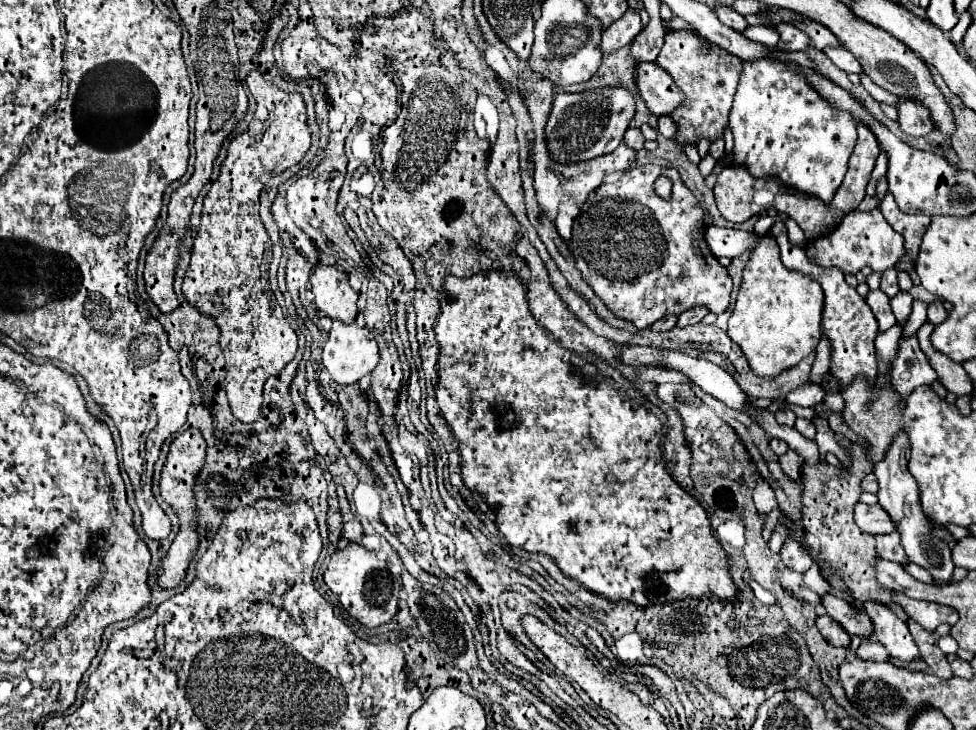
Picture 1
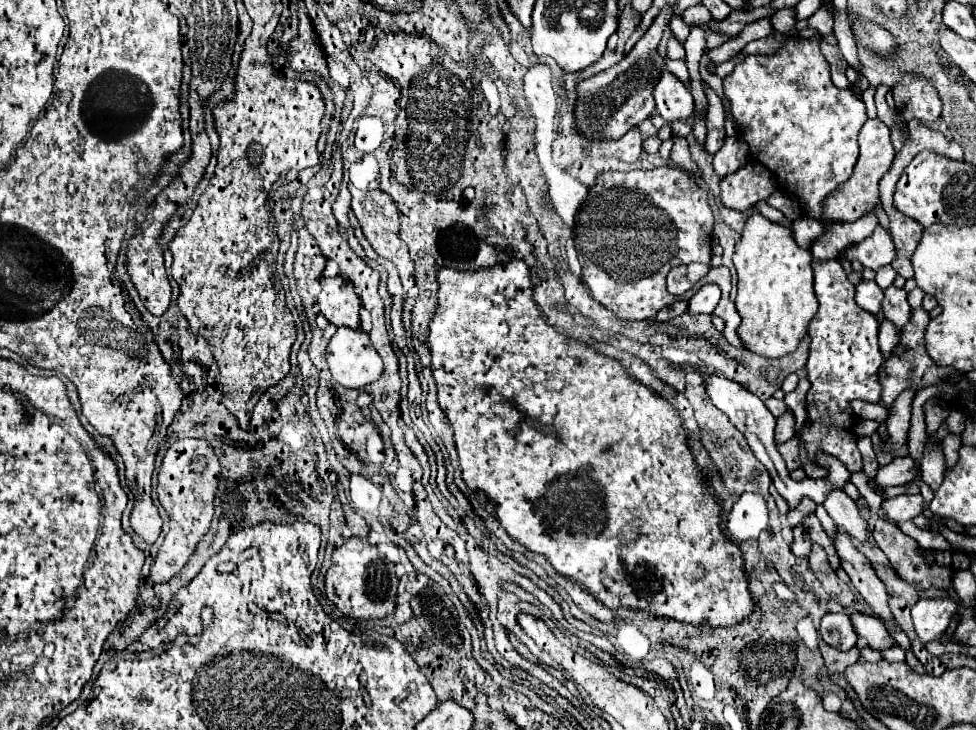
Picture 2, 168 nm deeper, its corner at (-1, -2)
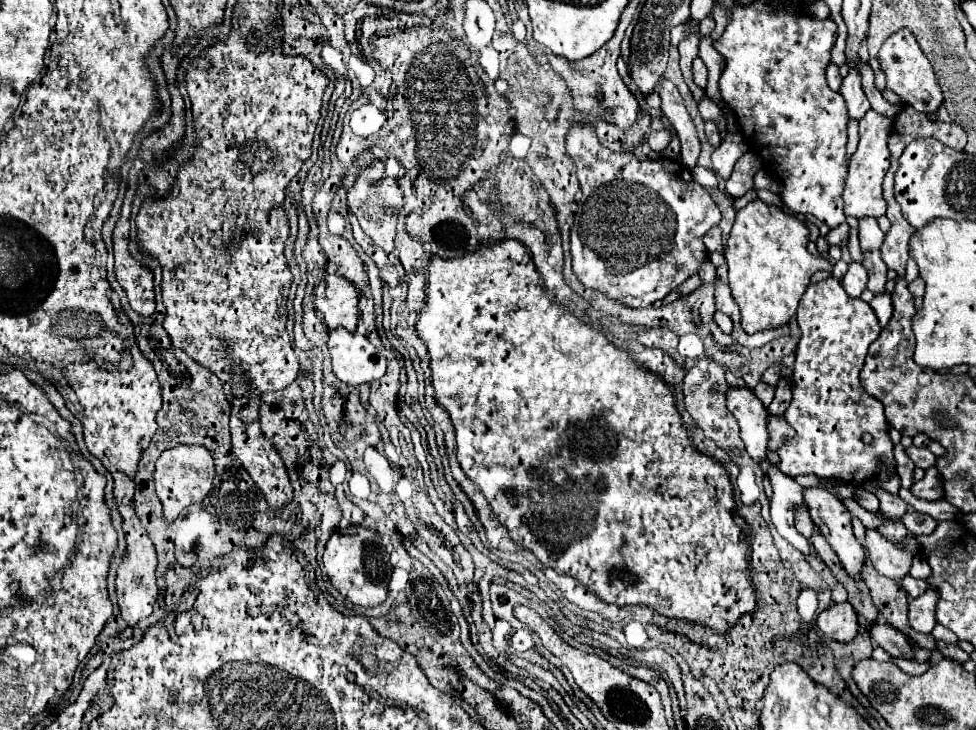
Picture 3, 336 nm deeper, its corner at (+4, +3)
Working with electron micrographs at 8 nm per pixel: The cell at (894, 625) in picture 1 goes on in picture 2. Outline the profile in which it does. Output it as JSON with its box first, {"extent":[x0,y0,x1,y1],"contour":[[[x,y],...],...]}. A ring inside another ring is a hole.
{"extent":[834,533,894,623],"contour":[[[838,533],[838,539],[834,543],[840,561],[842,561],[842,569],[848,573],[852,585],[856,587],[856,591],[862,595],[862,599],[870,605],[870,609],[874,611],[874,615],[878,615],[882,621],[886,623],[894,623],[892,619],[892,611],[888,607],[888,593],[884,583],[876,577],[870,561],[856,551],[854,543],[850,541],[848,535]]]}

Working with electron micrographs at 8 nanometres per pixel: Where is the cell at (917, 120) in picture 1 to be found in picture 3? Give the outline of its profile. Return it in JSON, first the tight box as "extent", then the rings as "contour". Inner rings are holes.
{"extent":[877,28,943,114],"contour":[[[903,28],[903,30],[897,30],[895,34],[891,34],[887,38],[887,42],[881,46],[881,50],[877,54],[877,60],[881,64],[881,70],[883,70],[885,78],[887,78],[887,88],[893,90],[895,94],[899,94],[903,104],[909,104],[923,114],[935,112],[941,106],[943,94],[941,94],[937,78],[935,78],[933,66],[927,60],[927,56],[923,54],[923,50],[917,44],[915,34],[911,30]]]}

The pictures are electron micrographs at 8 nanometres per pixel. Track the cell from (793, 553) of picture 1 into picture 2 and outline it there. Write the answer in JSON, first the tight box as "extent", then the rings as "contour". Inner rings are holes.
{"extent":[792,525,812,557],"contour":[[[802,525],[794,527],[794,541],[792,541],[792,553],[796,557],[808,557],[808,551],[812,547],[812,541]]]}

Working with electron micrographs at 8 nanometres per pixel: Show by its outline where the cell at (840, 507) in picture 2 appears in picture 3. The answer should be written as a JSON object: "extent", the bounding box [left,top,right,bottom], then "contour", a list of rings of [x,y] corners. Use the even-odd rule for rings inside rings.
{"extent":[867,530,917,582],"contour":[[[867,530],[867,552],[869,552],[869,562],[873,564],[873,568],[895,580],[901,582],[901,578],[905,578],[909,574],[911,568],[911,560],[913,554],[917,550],[917,542],[913,536],[907,538],[907,546],[899,548],[895,544],[891,544],[889,540],[885,540],[877,530]]]}

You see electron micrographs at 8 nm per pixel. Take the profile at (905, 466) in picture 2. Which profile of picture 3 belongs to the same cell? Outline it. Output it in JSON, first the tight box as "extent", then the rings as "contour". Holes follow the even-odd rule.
{"extent":[907,446,937,470],"contour":[[[911,446],[911,448],[907,448],[907,456],[915,462],[915,466],[919,466],[923,470],[927,470],[929,466],[935,466],[935,462],[937,462],[937,456],[927,446],[925,448]]]}

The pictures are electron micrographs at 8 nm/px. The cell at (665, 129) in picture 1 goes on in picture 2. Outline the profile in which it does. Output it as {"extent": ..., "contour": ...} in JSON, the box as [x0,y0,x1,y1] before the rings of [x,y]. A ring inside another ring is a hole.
{"extent":[670,135,701,176],"contour":[[[674,135],[672,139],[674,139],[674,147],[672,147],[670,158],[687,172],[700,176],[701,171],[691,157],[687,140],[678,135]]]}

